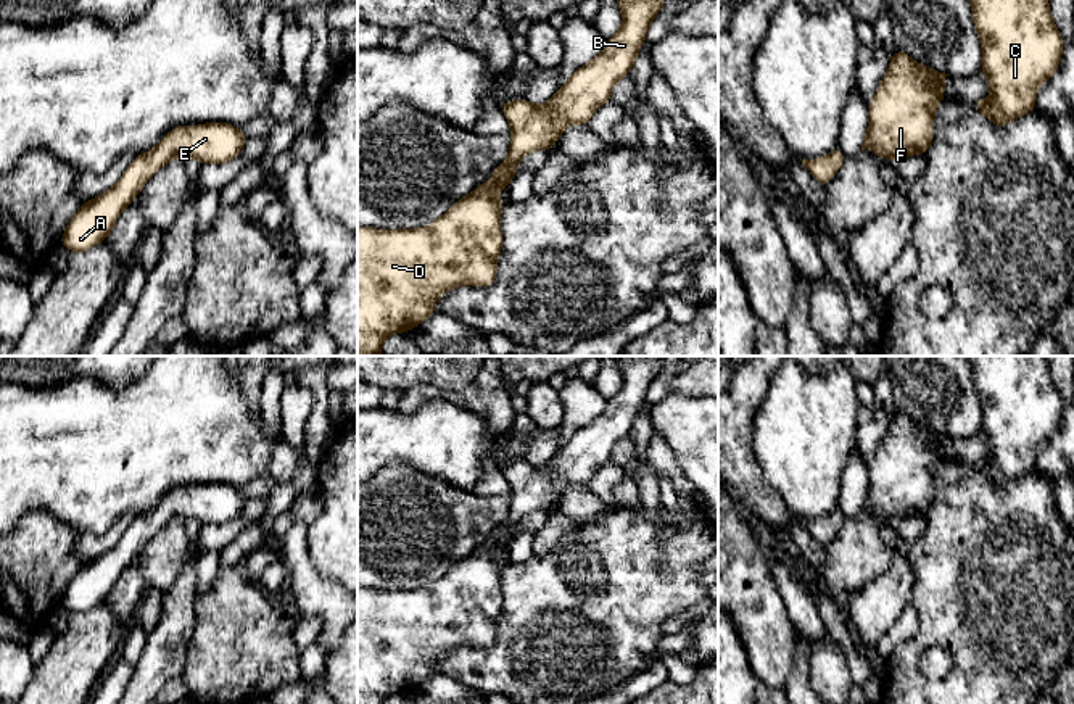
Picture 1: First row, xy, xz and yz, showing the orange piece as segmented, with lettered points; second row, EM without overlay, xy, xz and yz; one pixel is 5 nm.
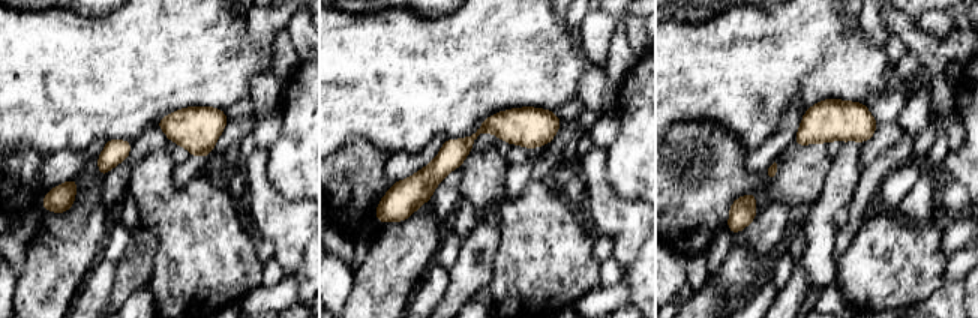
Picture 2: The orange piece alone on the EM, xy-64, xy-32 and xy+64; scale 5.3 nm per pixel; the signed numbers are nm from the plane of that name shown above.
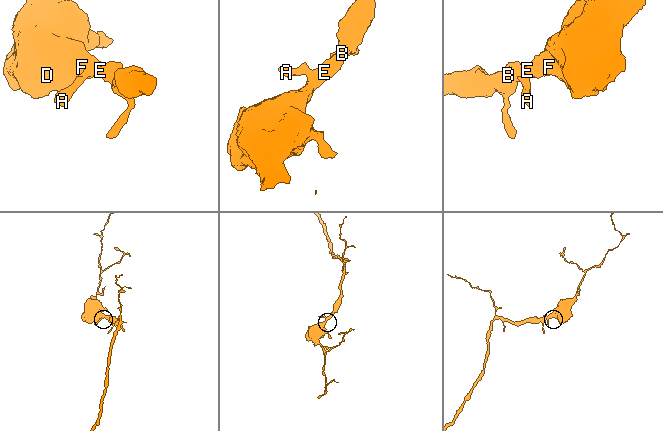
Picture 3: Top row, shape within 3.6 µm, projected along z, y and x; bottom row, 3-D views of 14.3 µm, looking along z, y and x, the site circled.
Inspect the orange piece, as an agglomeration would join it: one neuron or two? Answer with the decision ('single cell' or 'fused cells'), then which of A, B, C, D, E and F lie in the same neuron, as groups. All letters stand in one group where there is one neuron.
single cell; A B C D E F

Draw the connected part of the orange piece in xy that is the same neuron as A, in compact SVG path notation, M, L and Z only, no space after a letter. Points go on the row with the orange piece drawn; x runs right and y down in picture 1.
M227 122L174 127L150 153L135 156L113 188L79 208L60 245L72 253L82 253L106 240L121 213L169 159L195 158L201 164L224 164L243 151L246 140L237 126Z

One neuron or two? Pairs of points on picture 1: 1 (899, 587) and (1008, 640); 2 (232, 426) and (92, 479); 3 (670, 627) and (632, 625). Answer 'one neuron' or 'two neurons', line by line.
1: two neurons
2: one neuron
3: two neurons

